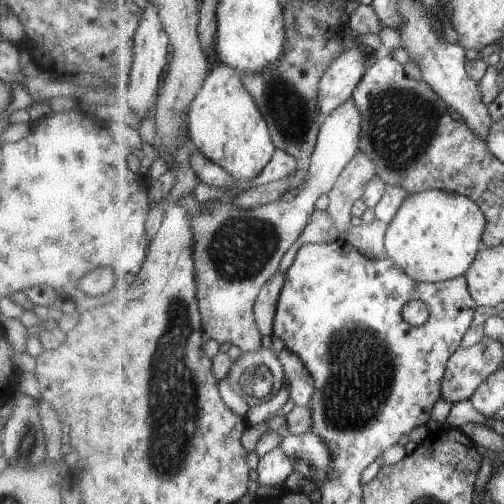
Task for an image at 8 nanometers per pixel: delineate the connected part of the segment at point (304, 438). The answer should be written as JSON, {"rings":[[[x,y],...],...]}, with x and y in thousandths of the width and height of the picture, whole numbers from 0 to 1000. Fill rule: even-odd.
{"rings":[[[621,855],[595,863],[573,861],[554,881],[591,938],[611,944],[633,962],[655,946],[653,891],[637,863]]]}

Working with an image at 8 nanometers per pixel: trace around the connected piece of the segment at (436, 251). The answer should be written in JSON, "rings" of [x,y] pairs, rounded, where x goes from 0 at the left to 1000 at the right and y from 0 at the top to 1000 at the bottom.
{"rings":[[[851,375],[813,385],[772,442],[764,474],[772,512],[786,520],[815,552],[837,562],[873,562],[925,548],[944,516],[946,502],[958,494],[960,460],[966,452],[960,417],[929,389],[875,375]]]}

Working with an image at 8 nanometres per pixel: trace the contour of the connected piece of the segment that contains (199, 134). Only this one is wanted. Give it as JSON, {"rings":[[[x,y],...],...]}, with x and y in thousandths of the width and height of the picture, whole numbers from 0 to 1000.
{"rings":[[[442,123],[425,131],[391,194],[385,194],[373,222],[373,266],[393,298],[462,349],[466,359],[496,363],[550,302],[532,242],[508,194],[484,169],[470,139]]]}

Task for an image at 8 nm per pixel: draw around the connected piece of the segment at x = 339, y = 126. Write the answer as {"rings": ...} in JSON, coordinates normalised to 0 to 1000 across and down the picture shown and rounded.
{"rings":[[[696,196],[655,222],[649,234],[639,238],[635,262],[617,310],[615,349],[597,369],[591,387],[577,401],[560,395],[528,407],[504,411],[480,411],[468,407],[462,397],[454,401],[419,399],[397,405],[399,419],[381,429],[385,478],[381,488],[381,512],[385,514],[385,546],[393,560],[393,595],[401,619],[405,661],[433,675],[437,681],[454,679],[472,687],[478,696],[494,698],[518,688],[516,647],[508,637],[508,595],[516,587],[522,565],[552,538],[554,520],[562,504],[585,484],[585,476],[597,468],[601,456],[619,438],[629,399],[653,377],[661,377],[673,347],[681,335],[700,317],[714,294],[718,242],[716,216]]]}

